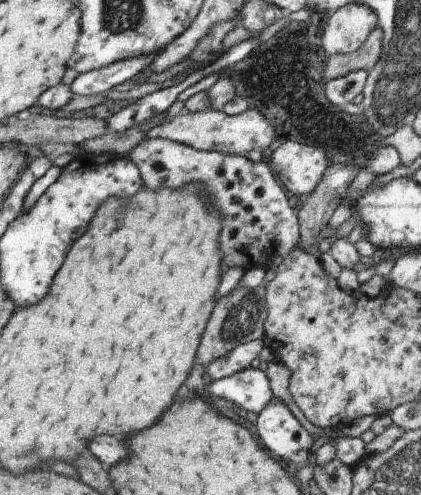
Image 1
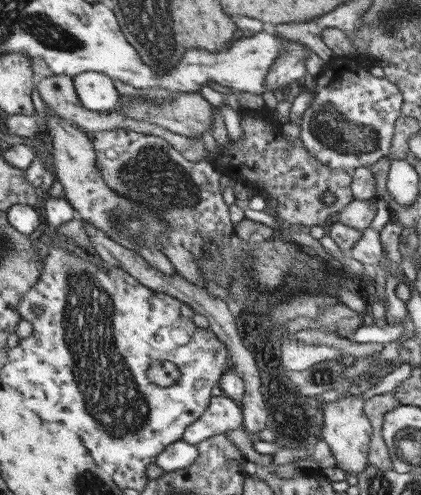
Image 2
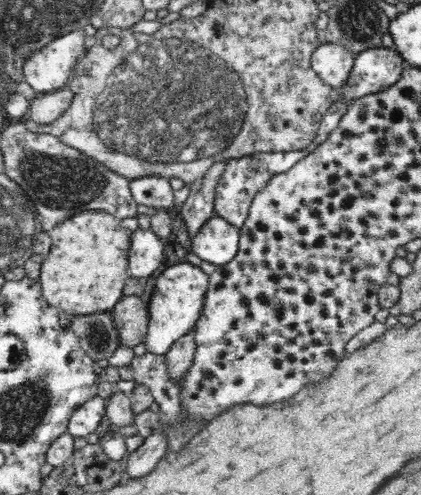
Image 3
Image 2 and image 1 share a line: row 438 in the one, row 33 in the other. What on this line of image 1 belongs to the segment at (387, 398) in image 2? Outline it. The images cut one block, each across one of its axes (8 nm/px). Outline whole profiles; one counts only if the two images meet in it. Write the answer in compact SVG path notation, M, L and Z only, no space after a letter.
M379 26L369 40L365 42L365 46L361 46L359 52L353 54L341 54L341 56L329 56L329 64L327 64L327 82L347 76L351 72L359 72L359 70L367 70L371 72L381 56L383 56L383 46L385 46L385 30Z

